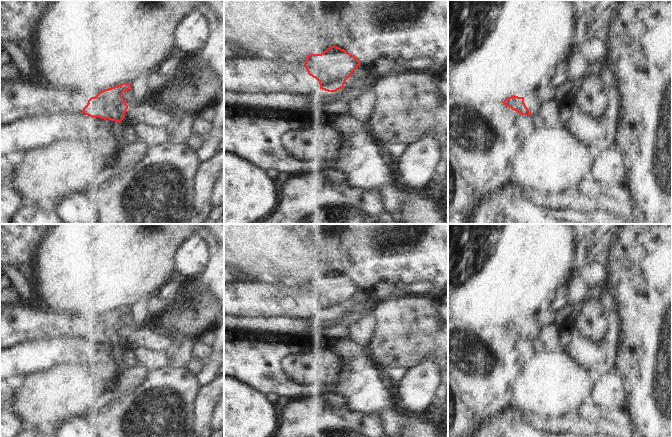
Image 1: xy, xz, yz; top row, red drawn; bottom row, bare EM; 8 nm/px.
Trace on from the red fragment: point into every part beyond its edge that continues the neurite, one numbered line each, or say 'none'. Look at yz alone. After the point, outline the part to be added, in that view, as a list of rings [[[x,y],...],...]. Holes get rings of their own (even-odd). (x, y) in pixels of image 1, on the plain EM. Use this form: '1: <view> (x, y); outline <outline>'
1: yz (533, 325); outline [[[531,317],[524,321],[524,327],[531,337],[538,337],[545,317]]]

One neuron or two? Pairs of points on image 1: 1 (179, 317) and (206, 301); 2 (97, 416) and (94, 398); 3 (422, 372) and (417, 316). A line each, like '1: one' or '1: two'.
1: one
2: two
3: two

